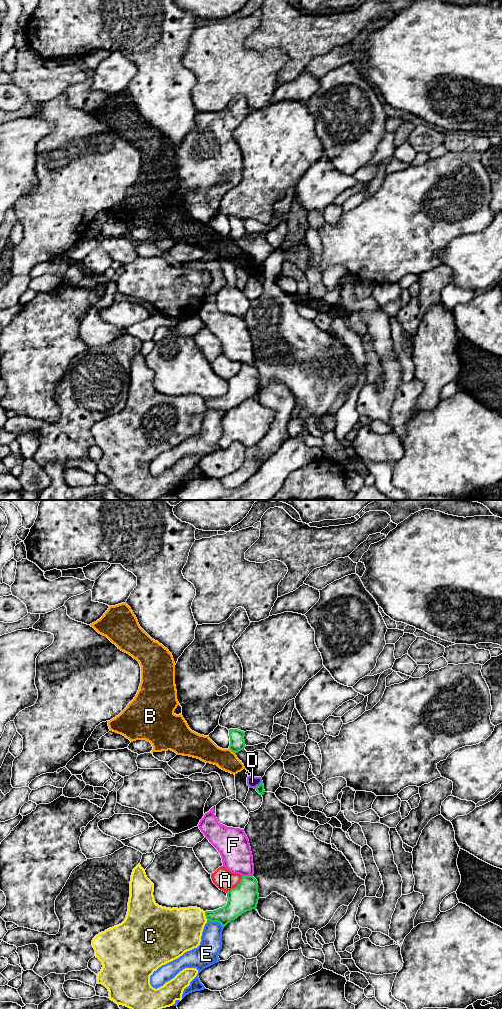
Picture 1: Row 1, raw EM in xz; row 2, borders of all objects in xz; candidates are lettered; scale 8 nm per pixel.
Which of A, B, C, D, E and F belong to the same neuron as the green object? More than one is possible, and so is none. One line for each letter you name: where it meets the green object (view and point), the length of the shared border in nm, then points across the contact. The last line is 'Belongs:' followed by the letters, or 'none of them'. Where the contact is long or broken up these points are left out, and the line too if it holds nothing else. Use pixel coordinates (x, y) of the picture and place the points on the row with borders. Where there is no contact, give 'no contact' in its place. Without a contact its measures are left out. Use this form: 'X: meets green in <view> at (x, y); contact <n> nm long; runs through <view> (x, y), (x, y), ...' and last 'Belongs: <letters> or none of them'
Belongs: none of them

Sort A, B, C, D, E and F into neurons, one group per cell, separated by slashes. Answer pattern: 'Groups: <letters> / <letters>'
Groups: A / B D / C / E / F

